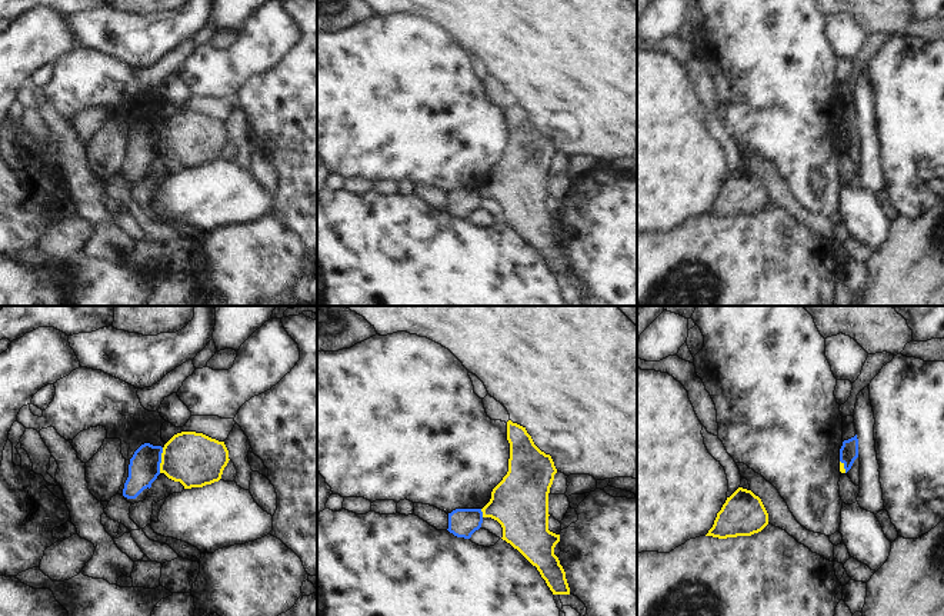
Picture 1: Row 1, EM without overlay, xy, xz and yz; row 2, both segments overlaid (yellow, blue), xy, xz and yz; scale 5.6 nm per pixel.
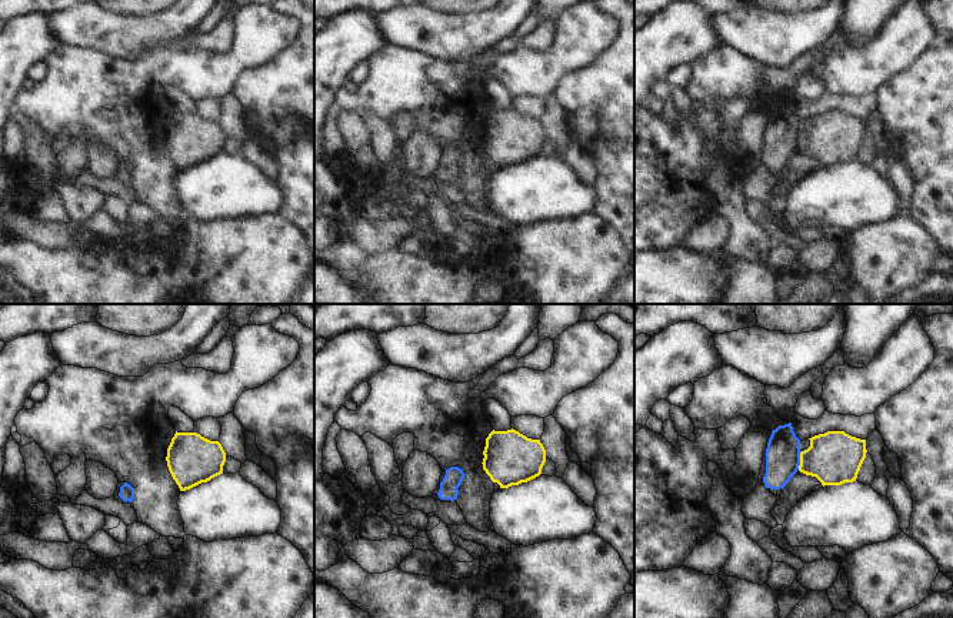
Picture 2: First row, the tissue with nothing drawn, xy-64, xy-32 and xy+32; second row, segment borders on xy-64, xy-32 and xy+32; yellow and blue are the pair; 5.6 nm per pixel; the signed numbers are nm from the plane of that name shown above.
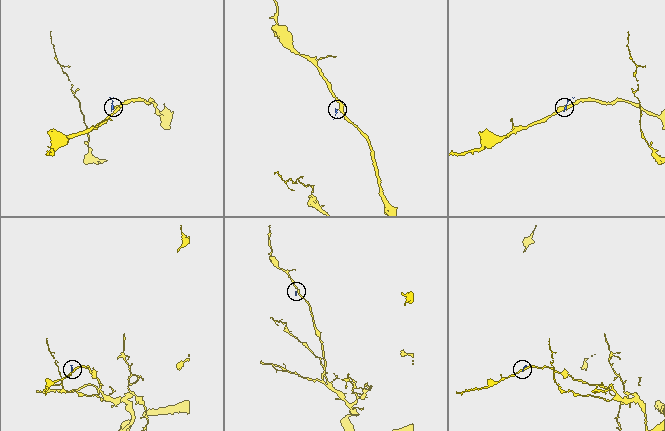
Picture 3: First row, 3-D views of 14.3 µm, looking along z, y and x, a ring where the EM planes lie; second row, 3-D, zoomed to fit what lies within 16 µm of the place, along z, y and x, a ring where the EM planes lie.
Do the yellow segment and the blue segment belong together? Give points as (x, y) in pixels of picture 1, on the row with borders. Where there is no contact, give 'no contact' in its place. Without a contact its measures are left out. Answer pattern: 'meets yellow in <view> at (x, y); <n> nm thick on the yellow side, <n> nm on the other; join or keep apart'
meets yellow in xy at (162, 460); 300 nm thick on the yellow side, 180 nm on the other; keep apart

